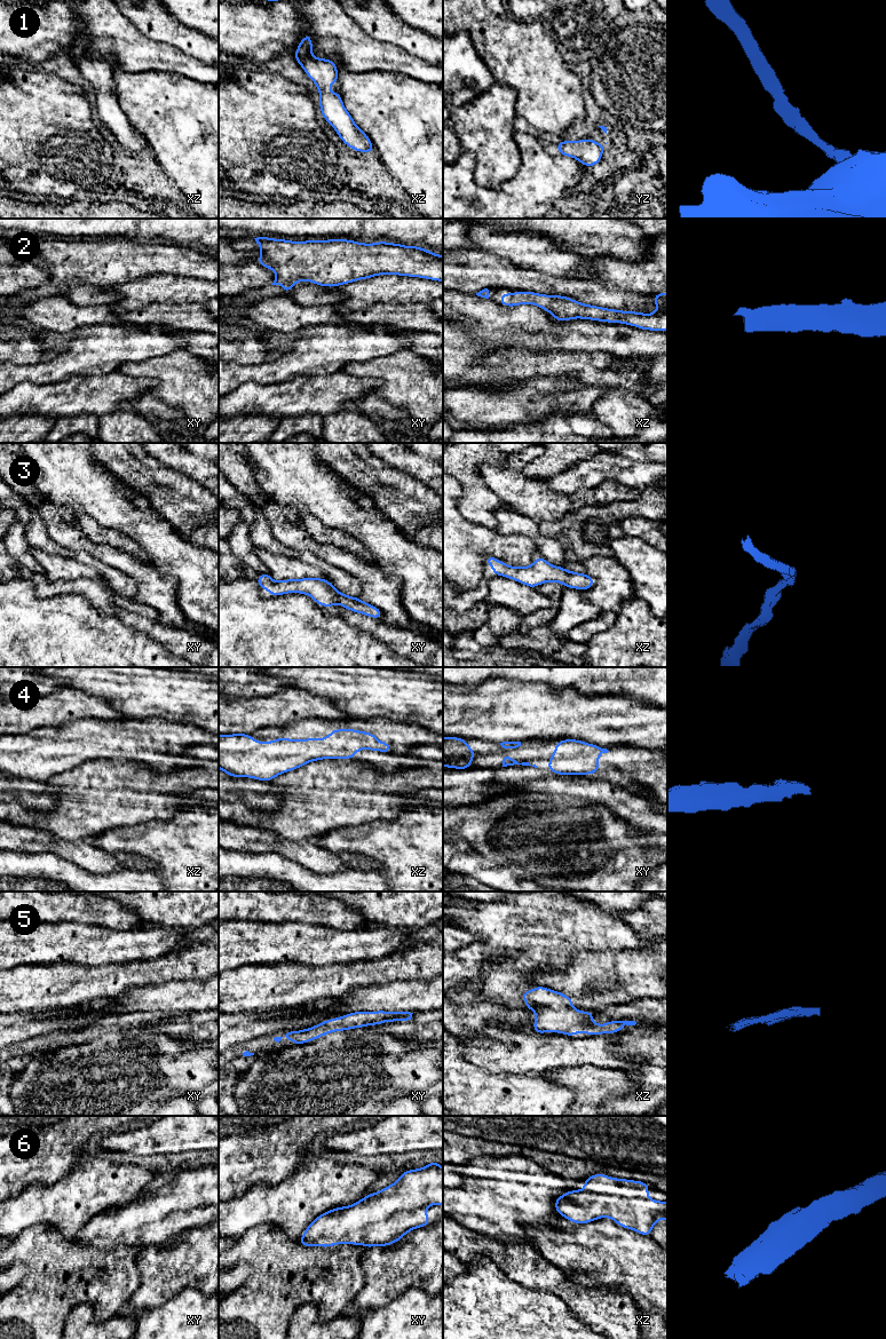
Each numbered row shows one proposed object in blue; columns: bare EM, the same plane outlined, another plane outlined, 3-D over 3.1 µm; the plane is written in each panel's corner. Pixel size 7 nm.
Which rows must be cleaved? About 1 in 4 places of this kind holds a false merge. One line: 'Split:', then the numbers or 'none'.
Split: none

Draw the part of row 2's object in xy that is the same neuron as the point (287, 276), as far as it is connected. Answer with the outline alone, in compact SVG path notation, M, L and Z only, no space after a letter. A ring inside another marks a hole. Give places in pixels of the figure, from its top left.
M254 239L262 254L256 262L276 272L271 285L280 284L284 294L298 282L335 287L381 275L443 282L443 255L420 246L388 241L365 244L349 239Z

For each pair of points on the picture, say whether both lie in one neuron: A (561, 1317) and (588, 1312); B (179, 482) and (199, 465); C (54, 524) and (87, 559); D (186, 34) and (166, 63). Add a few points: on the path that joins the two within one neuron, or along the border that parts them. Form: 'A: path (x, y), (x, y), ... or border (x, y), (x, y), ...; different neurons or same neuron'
A: border (555, 1294), (576, 1317), (590, 1326); different neurons
B: border (163, 464), (183, 473), (206, 489); different neurons
C: border (78, 551), (85, 551), (103, 563); different neurons
D: border (151, 38), (171, 44), (200, 61); different neurons

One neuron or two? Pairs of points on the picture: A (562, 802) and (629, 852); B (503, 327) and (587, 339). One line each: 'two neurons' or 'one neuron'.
A: one neuron
B: one neuron

